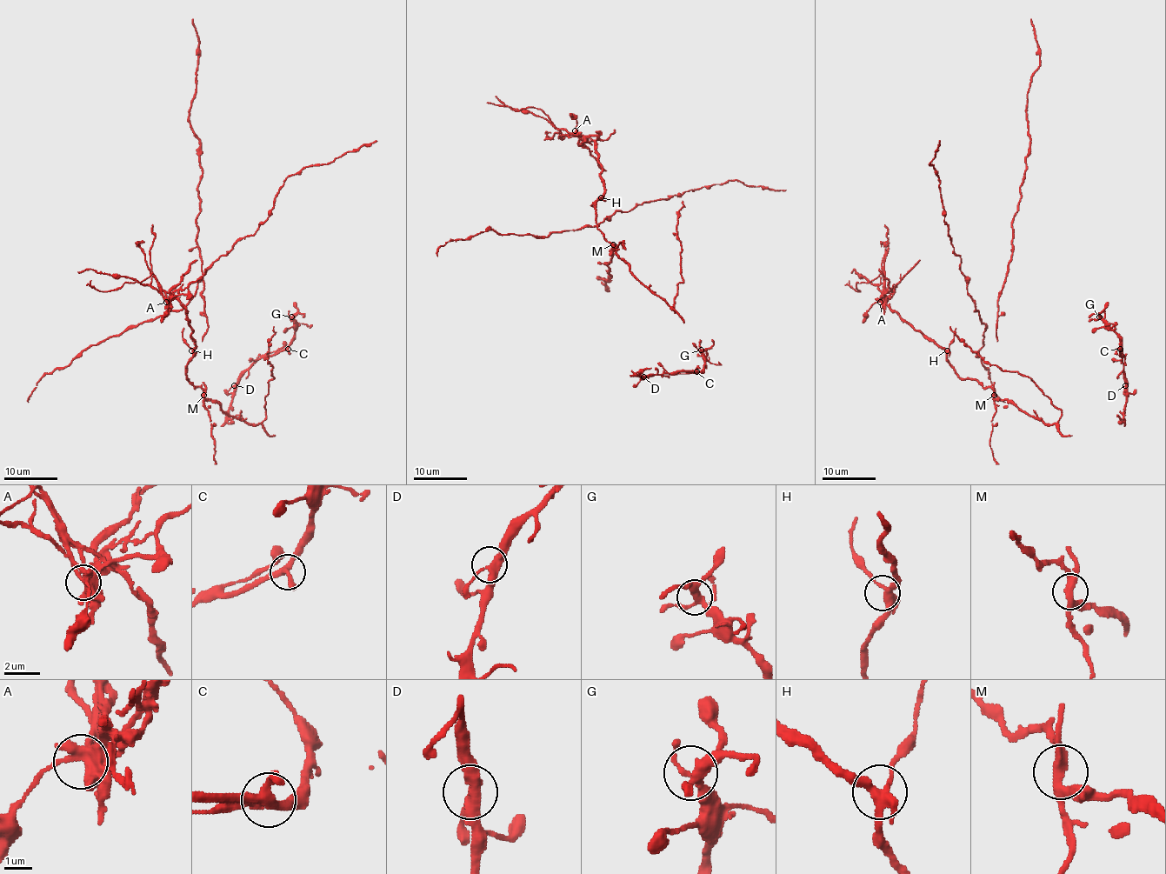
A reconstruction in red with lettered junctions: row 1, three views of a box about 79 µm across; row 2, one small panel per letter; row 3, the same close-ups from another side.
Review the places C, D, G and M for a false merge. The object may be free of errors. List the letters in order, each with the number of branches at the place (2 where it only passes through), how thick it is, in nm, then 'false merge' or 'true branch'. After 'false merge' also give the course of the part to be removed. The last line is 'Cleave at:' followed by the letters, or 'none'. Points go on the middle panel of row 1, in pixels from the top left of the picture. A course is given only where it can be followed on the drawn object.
C: 3 | 300 nm | true branch
D: 3 | 360 nm | true branch
G: 4 | 300 nm | true branch
M: 3 | 320 nm | false merge | (612, 244), (596, 225), (595, 203), (604, 191), (596, 144), (589, 137), (554, 127), (543, 117), (487, 102)
Cleave at: M

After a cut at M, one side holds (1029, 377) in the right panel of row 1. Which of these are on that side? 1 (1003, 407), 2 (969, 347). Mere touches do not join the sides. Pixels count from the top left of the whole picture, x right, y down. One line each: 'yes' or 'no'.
1: no
2: yes

